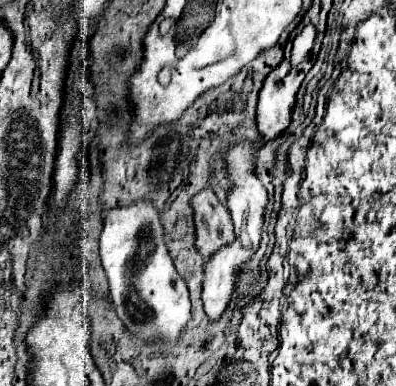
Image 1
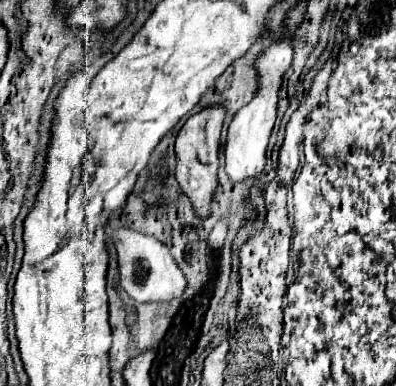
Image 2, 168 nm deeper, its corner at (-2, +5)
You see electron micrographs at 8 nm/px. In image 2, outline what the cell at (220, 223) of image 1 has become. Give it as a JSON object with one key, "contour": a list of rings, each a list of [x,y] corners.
{"contour":[[[213,106],[193,114],[177,134],[175,152],[177,152],[177,182],[181,190],[193,204],[193,210],[199,218],[211,216],[211,202],[217,190],[217,168],[219,168],[219,134],[223,124],[223,108]]]}

